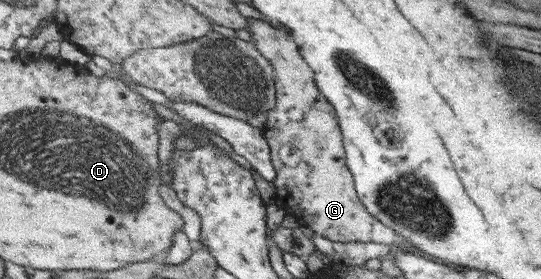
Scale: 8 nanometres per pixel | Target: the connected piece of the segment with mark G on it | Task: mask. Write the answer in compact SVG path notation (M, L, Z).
M249 18L248 31L276 70L276 91L278 103L268 112L264 133L271 147L271 158L278 175L273 181L275 203L286 213L293 215L300 224L309 226L314 232L335 242L376 242L385 245L401 245L403 240L392 228L383 224L365 208L356 189L356 180L346 161L346 148L342 128L334 106L325 98L316 83L316 76L301 54L294 40L283 31L273 28L263 20Z

